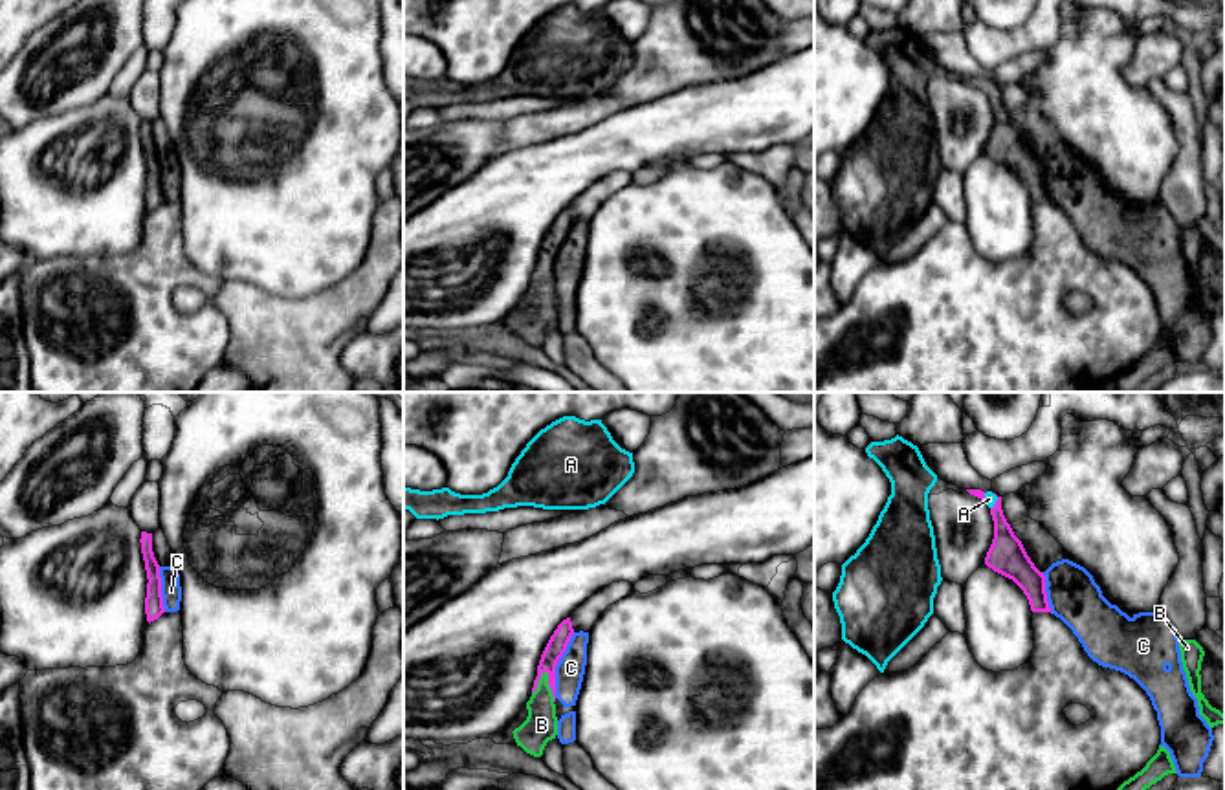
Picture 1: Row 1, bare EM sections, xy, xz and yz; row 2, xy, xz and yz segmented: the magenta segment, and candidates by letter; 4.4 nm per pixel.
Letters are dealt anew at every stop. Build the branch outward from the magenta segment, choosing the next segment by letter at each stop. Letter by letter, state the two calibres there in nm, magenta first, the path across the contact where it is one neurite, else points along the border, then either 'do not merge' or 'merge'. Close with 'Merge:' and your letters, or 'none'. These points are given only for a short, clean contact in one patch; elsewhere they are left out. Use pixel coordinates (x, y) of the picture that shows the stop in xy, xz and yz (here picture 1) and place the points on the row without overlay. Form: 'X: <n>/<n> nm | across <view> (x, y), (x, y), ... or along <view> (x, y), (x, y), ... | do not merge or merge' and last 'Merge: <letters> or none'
A: 160/50 nm | across yz (1005, 145), (996, 90), (989, 88) | merge
B: 90/140 nm | across xz (558, 231), (549, 248), (549, 274), (541, 314) | merge
C: 90/130 nm | do not merge
Merge: A, B

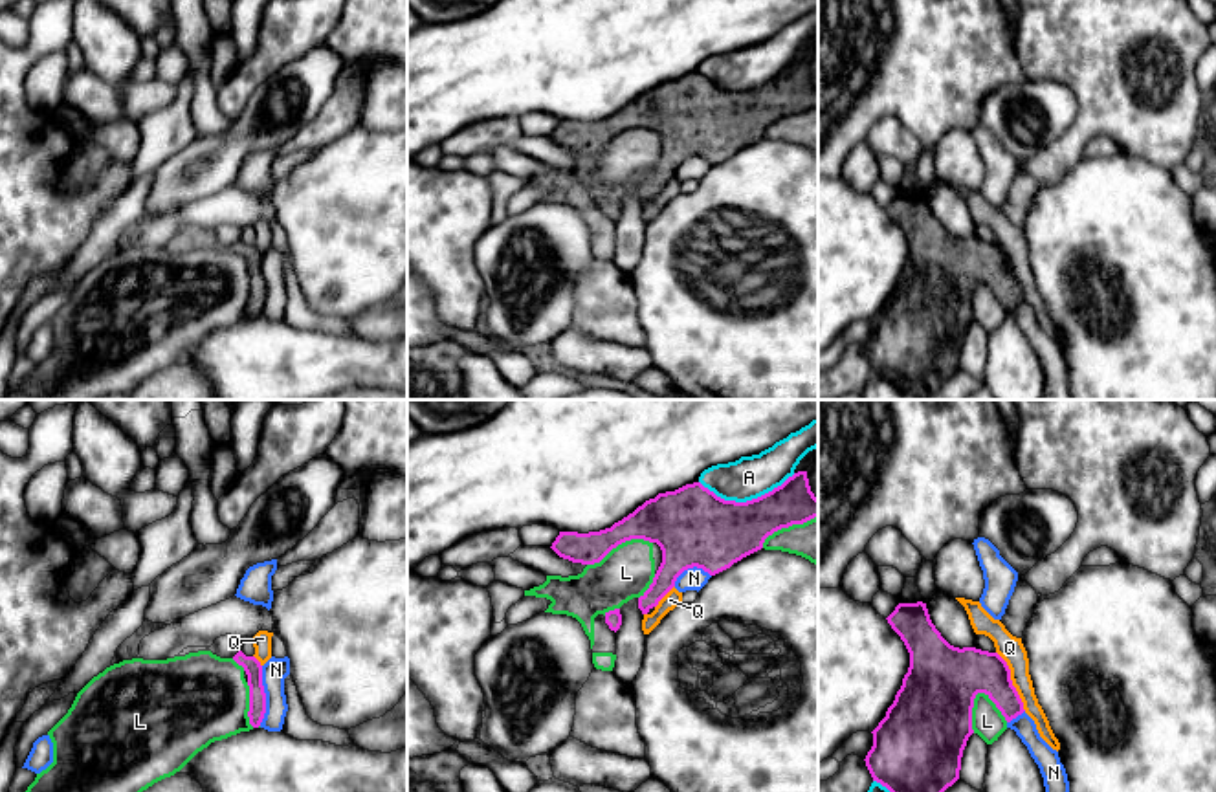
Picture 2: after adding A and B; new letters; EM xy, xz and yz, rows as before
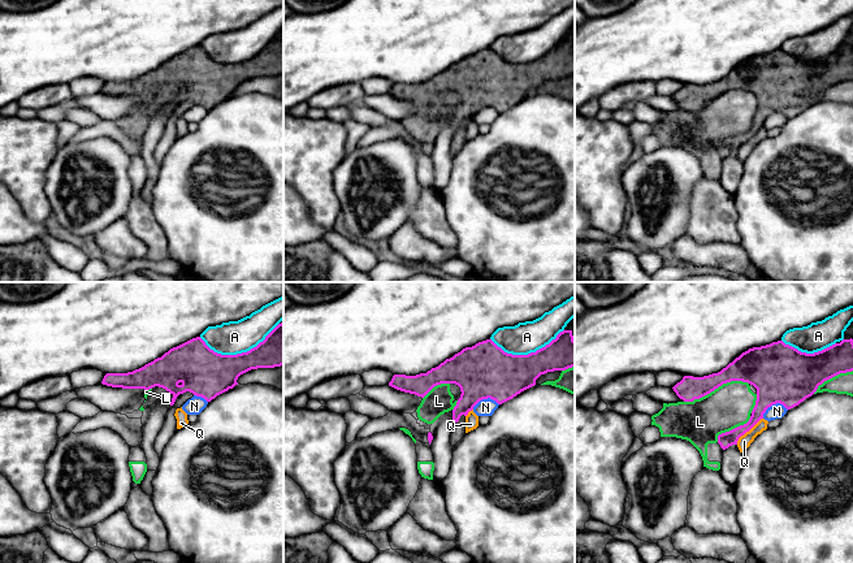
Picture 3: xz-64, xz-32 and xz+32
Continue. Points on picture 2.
A: 340/190 nm | do not merge
L: 320/140 nm | do not merge
N: 80/110 nm | do not merge
Q: 240/110 nm | do not merge
Merge: none

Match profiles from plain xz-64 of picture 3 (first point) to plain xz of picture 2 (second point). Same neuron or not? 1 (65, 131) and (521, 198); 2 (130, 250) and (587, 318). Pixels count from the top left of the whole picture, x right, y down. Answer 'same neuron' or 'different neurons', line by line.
1: different neurons
2: different neurons

